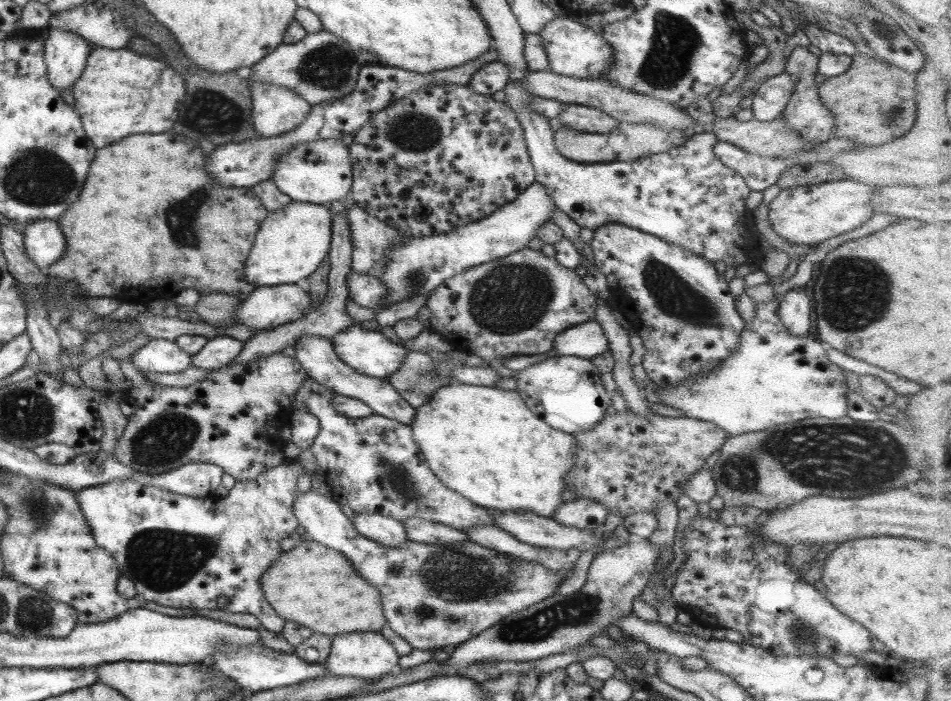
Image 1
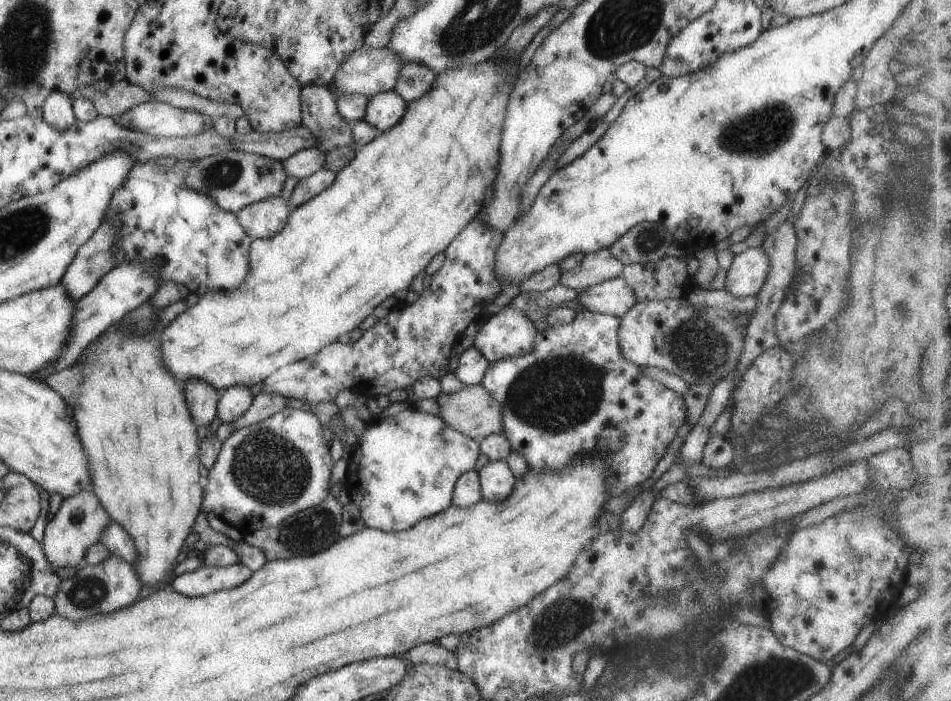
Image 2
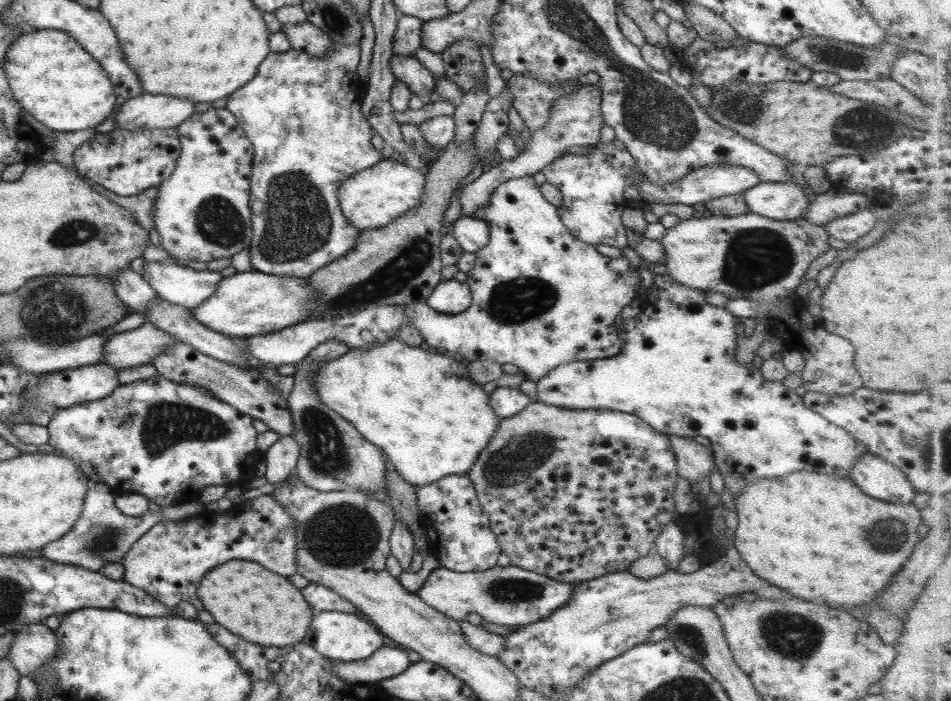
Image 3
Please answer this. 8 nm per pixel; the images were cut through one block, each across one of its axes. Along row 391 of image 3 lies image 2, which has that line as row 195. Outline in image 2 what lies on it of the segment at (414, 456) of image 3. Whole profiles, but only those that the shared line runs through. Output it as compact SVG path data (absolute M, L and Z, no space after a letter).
M519 52L517 58L509 60L509 66L505 64L507 60L499 60L497 54L493 54L479 64L465 64L461 68L449 68L449 70L439 72L427 94L423 94L421 98L417 98L413 102L406 103L405 112L399 122L396 122L391 128L381 131L377 138L373 138L369 144L365 144L361 150L356 151L355 158L335 173L333 182L323 192L296 206L289 213L287 220L285 220L285 226L279 234L275 234L271 238L252 240L249 245L249 256L247 256L249 260L247 274L235 290L231 290L227 294L219 292L219 290L205 292L203 296L198 296L199 300L193 306L185 307L179 316L175 316L161 332L156 334L157 342L161 346L161 350L159 350L161 364L173 376L173 380L177 384L183 384L185 380L199 378L205 384L209 384L211 388L221 392L229 386L250 387L253 384L259 384L263 378L267 378L282 366L303 360L303 358L315 354L317 350L321 350L323 346L335 342L337 336L345 334L347 330L352 331L357 328L361 324L361 320L370 314L382 300L397 292L407 290L411 281L429 264L429 260L435 254L443 252L449 242L475 218L475 214L482 207L485 186L489 186L491 180L495 180L496 177L493 166L499 162L497 144L499 144L501 120L505 114L503 108L505 108L507 94L511 92L511 78L513 78L513 82L517 80L519 68L515 68L513 64L519 64L521 54L522 52Z

